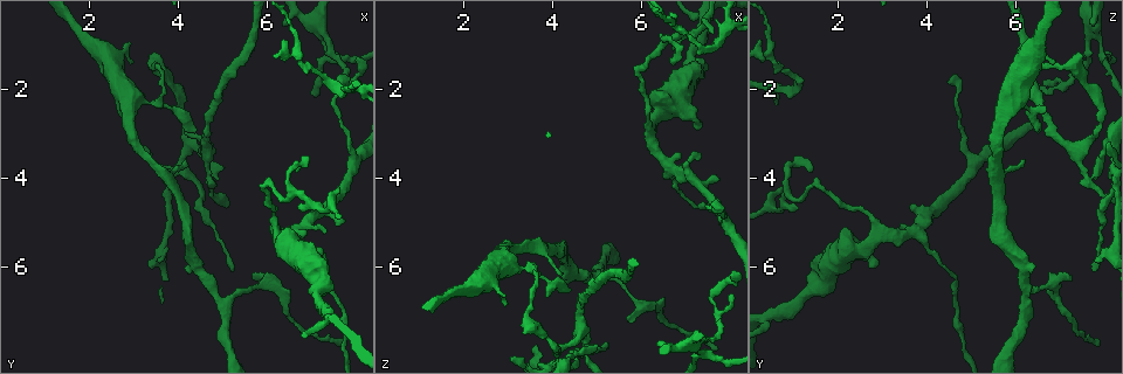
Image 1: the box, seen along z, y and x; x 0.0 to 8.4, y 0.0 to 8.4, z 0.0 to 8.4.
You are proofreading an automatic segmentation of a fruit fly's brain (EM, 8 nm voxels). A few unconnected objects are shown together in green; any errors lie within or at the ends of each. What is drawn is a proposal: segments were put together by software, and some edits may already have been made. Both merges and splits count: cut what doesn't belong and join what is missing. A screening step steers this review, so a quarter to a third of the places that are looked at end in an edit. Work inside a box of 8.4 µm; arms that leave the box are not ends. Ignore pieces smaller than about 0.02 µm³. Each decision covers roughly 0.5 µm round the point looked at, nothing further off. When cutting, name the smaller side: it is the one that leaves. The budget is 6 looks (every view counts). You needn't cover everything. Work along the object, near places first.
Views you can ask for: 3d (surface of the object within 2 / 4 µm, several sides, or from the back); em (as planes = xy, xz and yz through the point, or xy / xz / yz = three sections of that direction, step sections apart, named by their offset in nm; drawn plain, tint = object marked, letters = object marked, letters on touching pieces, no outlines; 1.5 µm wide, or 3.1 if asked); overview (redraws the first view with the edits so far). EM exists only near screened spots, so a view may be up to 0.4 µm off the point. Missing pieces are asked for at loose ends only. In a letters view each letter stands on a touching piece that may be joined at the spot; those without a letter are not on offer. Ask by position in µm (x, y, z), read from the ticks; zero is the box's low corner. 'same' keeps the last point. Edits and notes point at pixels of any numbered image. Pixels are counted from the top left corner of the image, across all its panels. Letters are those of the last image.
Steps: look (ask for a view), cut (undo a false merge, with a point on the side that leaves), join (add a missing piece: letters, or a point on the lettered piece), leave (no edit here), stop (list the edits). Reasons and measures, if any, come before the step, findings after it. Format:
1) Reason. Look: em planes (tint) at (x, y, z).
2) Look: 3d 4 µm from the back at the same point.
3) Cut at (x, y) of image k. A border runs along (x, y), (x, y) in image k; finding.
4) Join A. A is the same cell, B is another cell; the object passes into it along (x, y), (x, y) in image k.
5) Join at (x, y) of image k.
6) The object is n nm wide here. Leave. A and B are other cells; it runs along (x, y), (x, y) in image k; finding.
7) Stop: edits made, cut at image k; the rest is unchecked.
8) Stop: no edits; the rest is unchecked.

Tapers out. Look: 3d 2 µm at (5.65, 6.15, 7.20).

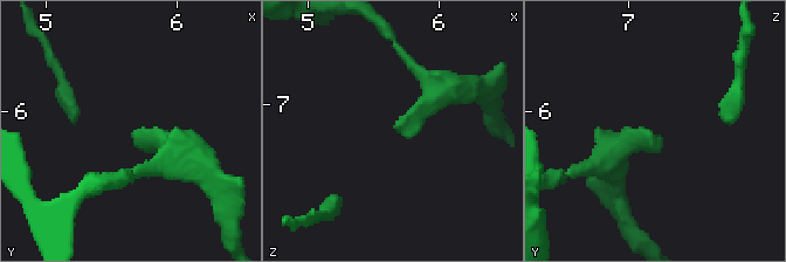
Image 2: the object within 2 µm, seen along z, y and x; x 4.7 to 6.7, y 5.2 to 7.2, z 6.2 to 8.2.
Look: em xy step 4 (letters) at (5.66, 6.16, 7.18).

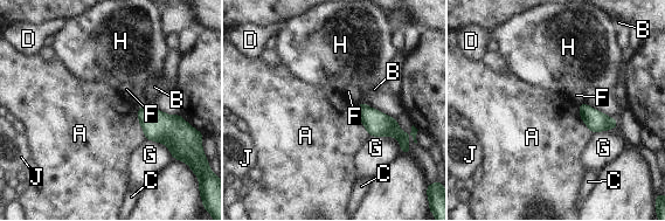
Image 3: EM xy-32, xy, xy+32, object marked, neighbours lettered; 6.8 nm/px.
Look: em planes (letters) at the same point.

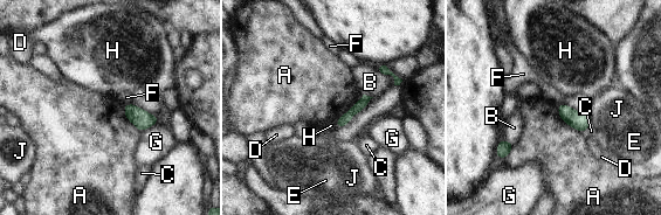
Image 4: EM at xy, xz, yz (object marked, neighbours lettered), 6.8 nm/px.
The object is 70 nm wide here. Leave. A, B, C, D, E, F, G, H and J are other cells; a border runs along (587, 112), (591, 124) in image 4; no lettered piece goes on from it.

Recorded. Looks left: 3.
Thin neck. Look: em planes (tint) at (3.85, 2.35, 6.30).

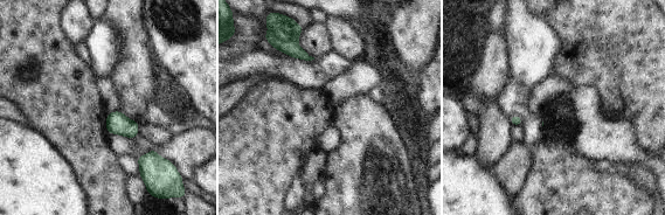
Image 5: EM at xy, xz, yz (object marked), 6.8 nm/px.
Look: em planes (letters) at the same point.

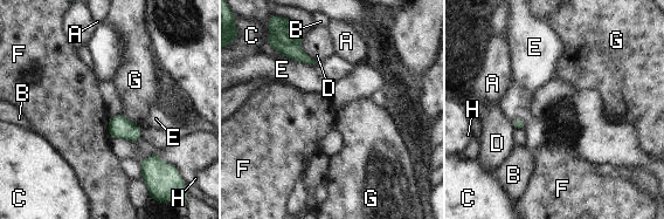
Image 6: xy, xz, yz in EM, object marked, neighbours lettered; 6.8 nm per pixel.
Cut at (286, 32) of image 6. A, B, C, D, E, F, G and H are other cells; a border runs along (271, 34), (283, 43), (298, 45) in image 6; two neurons meet here.

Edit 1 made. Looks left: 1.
Small branch off a trunk. Look: em planes (letters) at (6.30, 5.50, 2.75).

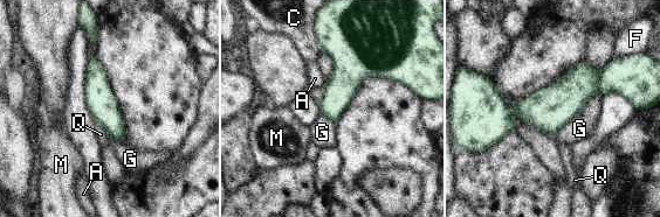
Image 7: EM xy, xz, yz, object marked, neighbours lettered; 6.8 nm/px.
Leave. A, C, F, G, M and Q are other cells; one neuron here.

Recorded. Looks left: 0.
Stop: edits made, cut at image 6; the rest is unchecked.

